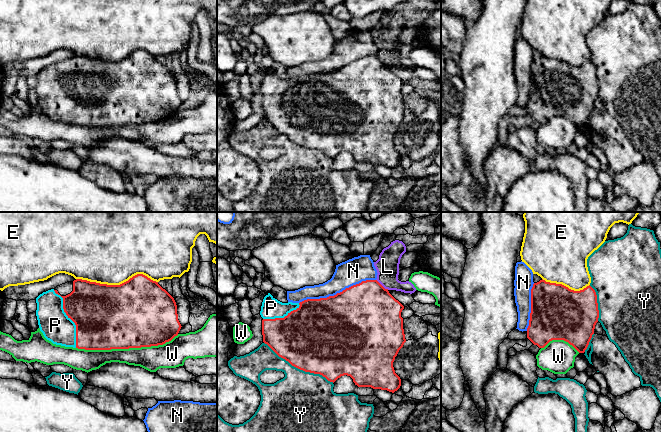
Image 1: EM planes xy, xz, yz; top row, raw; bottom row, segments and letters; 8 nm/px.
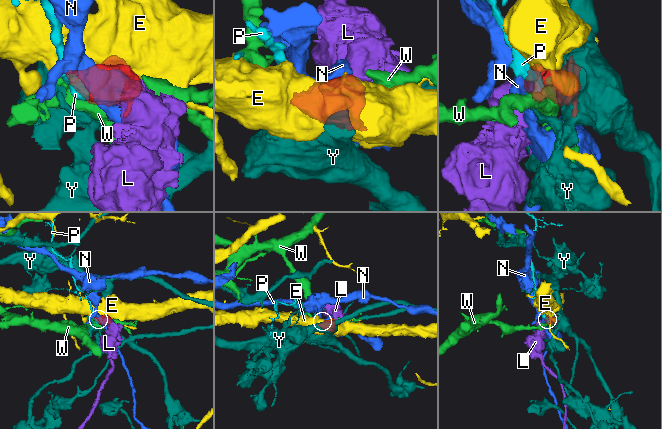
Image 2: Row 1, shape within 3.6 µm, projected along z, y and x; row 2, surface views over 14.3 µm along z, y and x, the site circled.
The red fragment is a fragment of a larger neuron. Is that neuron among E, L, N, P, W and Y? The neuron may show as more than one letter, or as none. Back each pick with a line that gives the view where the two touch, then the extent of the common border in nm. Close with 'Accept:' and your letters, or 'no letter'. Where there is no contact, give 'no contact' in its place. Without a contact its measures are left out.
P: xy | 500 nm
Accept: P

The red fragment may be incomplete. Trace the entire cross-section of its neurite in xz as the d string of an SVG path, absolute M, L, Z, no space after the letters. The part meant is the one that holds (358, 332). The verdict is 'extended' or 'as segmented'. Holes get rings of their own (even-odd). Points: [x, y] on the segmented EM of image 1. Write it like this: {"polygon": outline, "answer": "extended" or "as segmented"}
{"polygon": "M366 280L346 288L334 296L307 299L300 303L282 303L268 293L262 302L263 342L279 357L292 366L314 374L320 374L330 382L347 375L358 387L387 390L394 393L401 386L393 362L406 342L401 312L404 306L377 280Z", "answer": "extended"}

